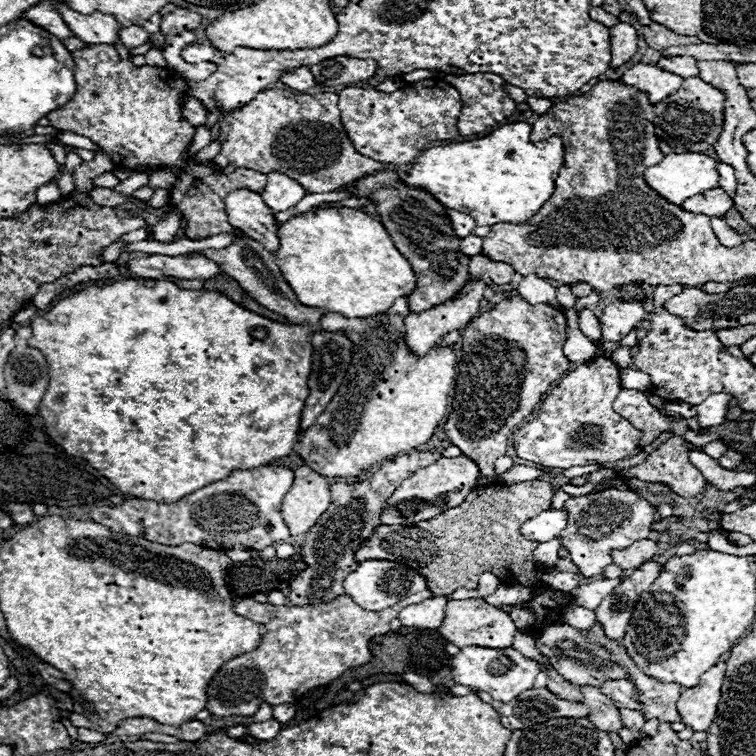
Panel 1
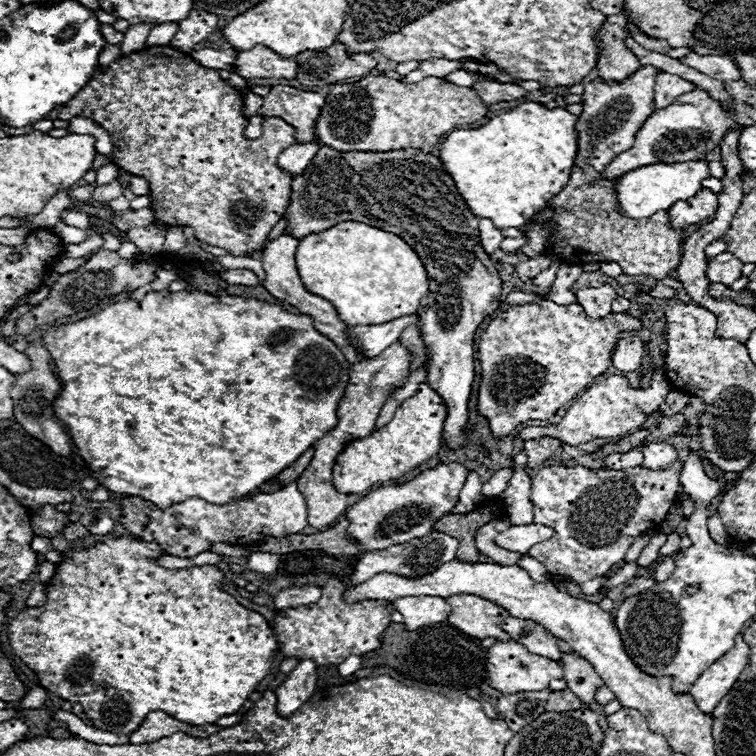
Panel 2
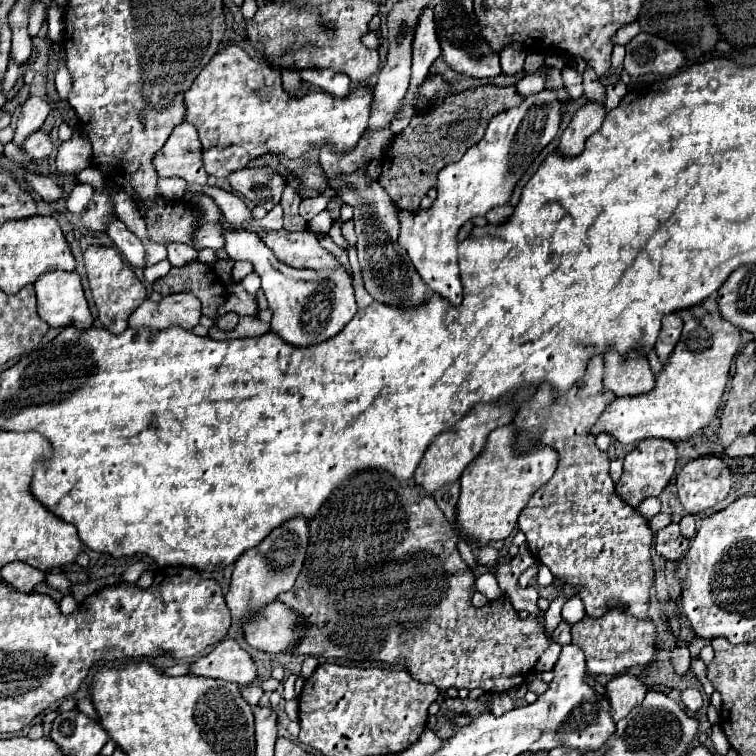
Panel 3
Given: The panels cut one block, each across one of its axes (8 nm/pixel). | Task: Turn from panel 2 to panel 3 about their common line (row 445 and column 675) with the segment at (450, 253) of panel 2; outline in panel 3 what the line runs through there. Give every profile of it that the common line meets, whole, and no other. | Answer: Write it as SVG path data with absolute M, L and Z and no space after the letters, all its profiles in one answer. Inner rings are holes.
M648 438L636 444L636 448L626 454L624 458L624 474L622 480L616 484L616 492L622 500L626 500L630 506L638 506L648 496L658 496L664 486L670 482L676 466L676 446L670 440L658 440Z

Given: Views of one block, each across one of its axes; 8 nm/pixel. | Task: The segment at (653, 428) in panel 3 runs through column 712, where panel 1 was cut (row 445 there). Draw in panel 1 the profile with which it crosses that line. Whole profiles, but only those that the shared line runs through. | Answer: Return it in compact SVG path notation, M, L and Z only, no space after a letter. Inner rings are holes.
M328 312L320 324L322 330L344 332L352 340L354 344L352 362L346 370L340 390L334 394L332 402L328 404L324 414L320 414L316 424L294 446L294 452L300 454L304 462L322 476L356 478L366 468L372 468L374 464L384 462L390 456L416 450L420 444L428 442L448 410L448 390L450 386L454 386L456 378L454 350L450 346L440 346L440 342L436 342L436 346L428 350L422 358L412 354L406 344L404 318L390 312L384 312L374 318L344 318L340 314Z

